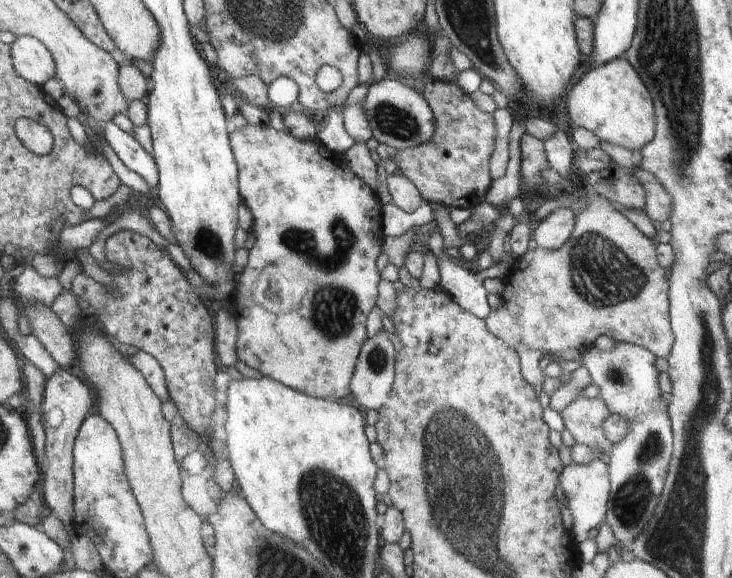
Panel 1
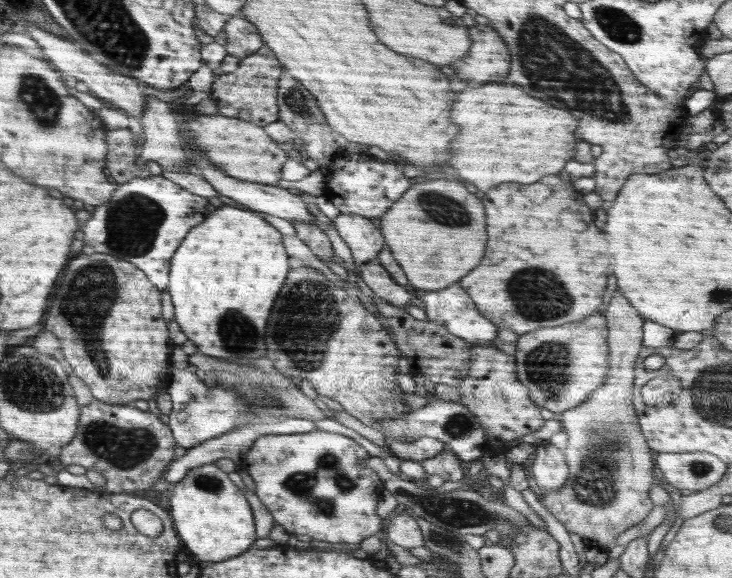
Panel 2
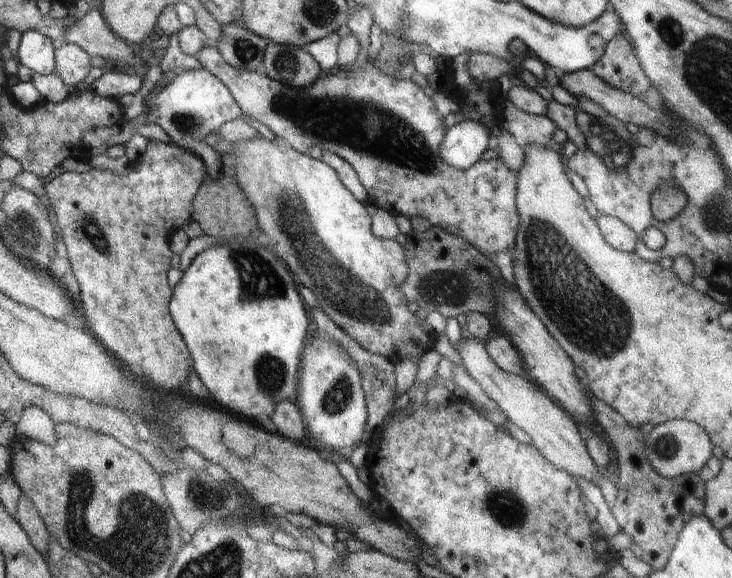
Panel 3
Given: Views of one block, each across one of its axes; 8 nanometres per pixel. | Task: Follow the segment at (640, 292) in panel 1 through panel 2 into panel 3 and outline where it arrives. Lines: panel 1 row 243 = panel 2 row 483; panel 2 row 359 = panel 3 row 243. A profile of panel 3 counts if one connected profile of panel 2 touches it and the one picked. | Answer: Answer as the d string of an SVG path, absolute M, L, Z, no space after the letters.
M600 214L596 218L596 224L598 224L604 240L612 248L622 252L635 252L637 244L636 233L619 218Z

